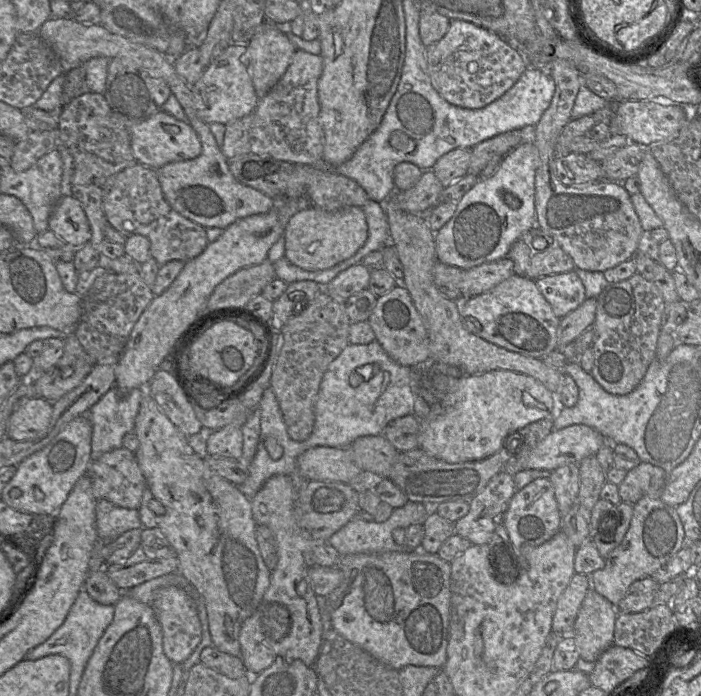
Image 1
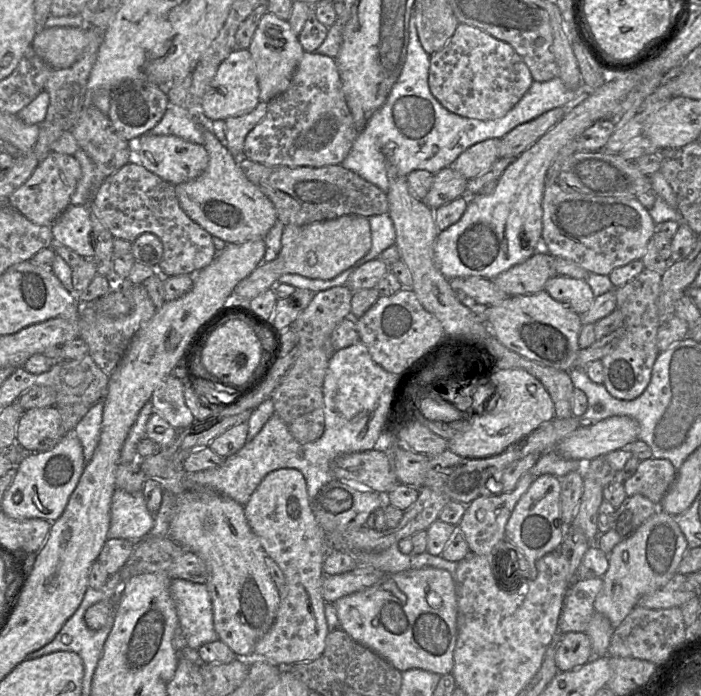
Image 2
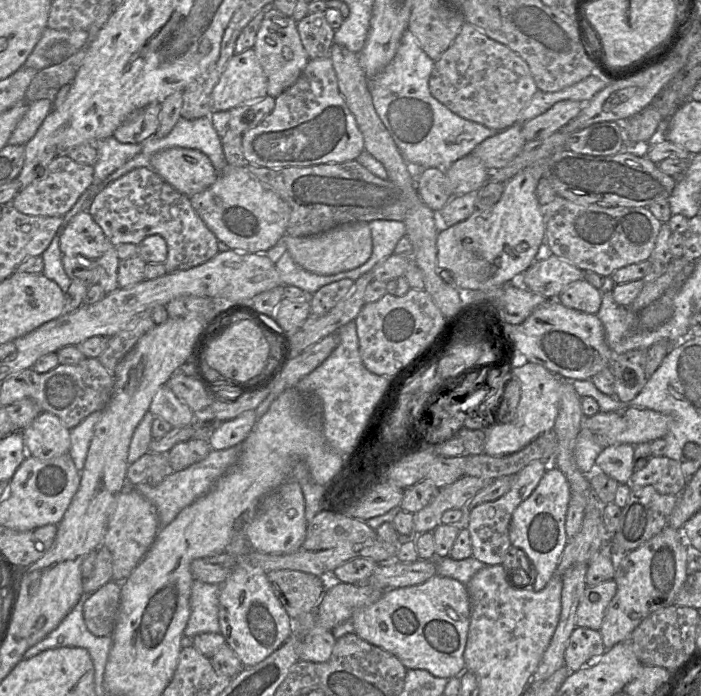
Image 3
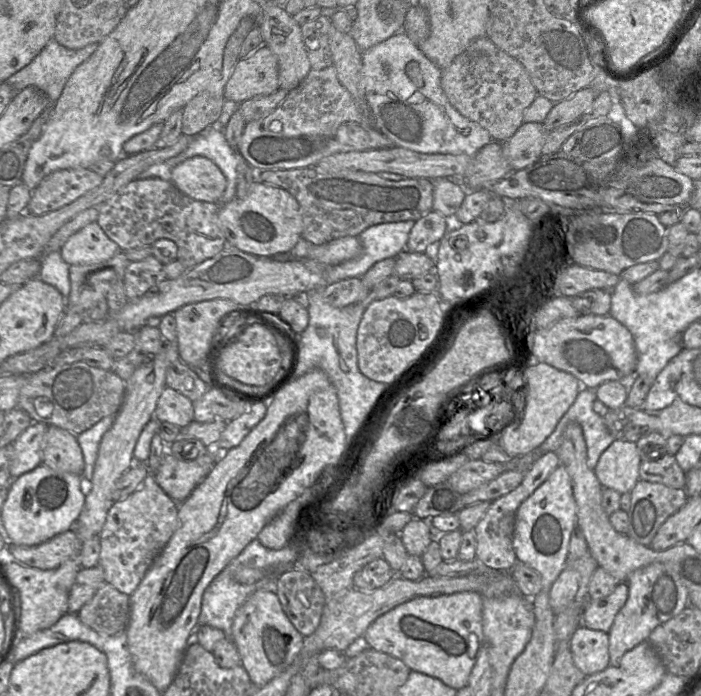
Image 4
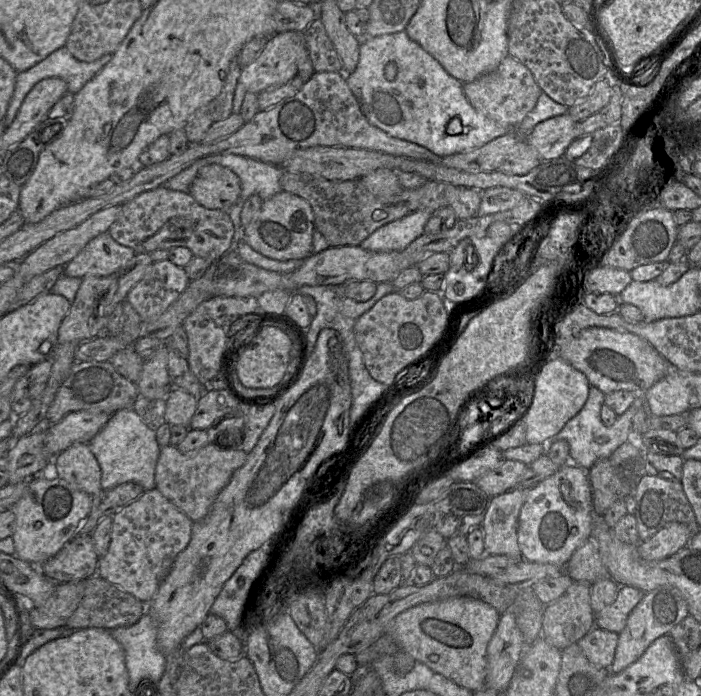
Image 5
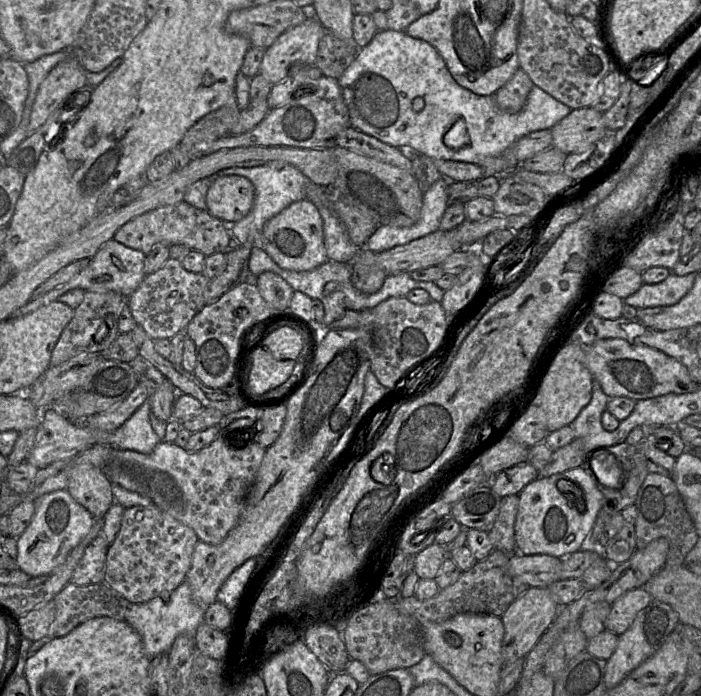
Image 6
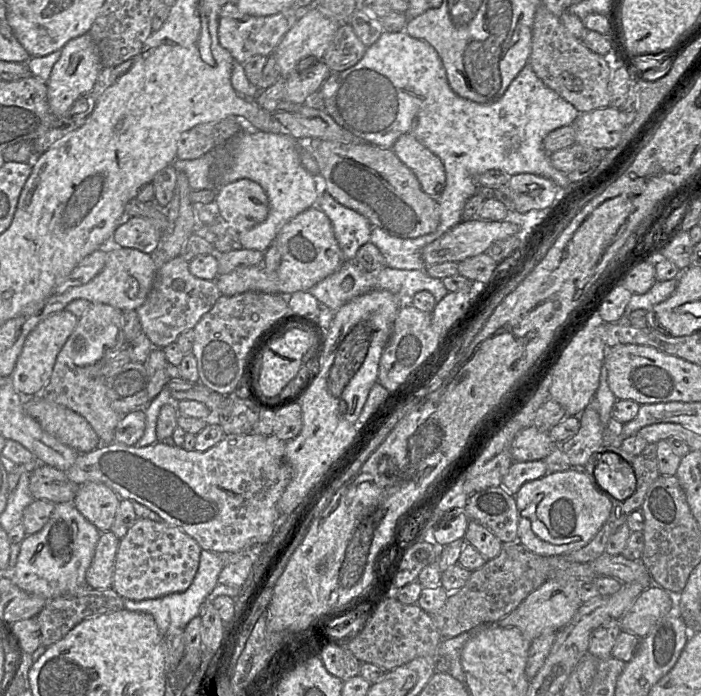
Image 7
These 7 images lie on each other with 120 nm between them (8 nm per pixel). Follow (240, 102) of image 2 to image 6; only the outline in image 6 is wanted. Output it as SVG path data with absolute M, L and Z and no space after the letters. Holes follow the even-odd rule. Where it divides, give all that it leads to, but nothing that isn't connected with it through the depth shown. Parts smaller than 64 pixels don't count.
M316 18L285 31L265 49L259 74L274 85L289 76L291 66L314 65L324 33L325 28Z

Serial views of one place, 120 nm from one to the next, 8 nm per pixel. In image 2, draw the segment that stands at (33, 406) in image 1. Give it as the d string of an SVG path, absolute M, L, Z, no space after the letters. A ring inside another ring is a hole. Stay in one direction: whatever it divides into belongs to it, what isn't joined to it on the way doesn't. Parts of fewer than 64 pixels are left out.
M56 407L24 411L16 429L15 442L27 453L52 449L65 435Z

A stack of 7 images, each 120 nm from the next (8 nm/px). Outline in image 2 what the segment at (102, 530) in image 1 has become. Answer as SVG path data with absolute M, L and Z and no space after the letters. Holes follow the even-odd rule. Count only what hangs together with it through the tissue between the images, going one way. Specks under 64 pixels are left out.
M116 489L111 501L111 520L107 538L139 541L154 526L154 515L149 512L143 492L128 493Z

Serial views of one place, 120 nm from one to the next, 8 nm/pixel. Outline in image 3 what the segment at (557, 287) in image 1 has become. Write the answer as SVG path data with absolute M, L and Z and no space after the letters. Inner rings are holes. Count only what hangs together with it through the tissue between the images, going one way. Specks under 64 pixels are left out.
M582 279L567 285L557 300L567 308L596 315L601 306L602 296L600 290Z

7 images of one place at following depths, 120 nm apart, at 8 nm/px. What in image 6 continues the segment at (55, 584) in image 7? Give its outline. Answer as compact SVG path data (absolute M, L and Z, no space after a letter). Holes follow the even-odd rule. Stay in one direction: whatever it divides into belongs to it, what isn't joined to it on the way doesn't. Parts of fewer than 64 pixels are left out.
M67 489L45 494L34 503L35 513L28 527L17 538L16 562L30 577L47 574L62 564L88 534L94 522L92 514L76 502Z

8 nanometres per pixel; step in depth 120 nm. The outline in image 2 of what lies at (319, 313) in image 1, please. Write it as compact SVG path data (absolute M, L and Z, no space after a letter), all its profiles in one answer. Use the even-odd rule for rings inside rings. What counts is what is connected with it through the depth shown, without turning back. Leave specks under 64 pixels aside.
M347 285L335 286L314 294L309 305L291 323L289 328L298 336L296 359L282 382L272 393L275 413L285 423L292 436L300 443L319 439L324 432L323 381L329 361L335 350L331 335L345 318L351 317L354 291Z

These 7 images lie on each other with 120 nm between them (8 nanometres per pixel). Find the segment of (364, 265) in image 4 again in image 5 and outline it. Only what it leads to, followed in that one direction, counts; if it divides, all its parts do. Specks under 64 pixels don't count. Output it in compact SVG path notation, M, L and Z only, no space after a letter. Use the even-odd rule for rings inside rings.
M418 210L389 222L375 230L359 246L376 252L402 251L424 234L425 225L433 212Z

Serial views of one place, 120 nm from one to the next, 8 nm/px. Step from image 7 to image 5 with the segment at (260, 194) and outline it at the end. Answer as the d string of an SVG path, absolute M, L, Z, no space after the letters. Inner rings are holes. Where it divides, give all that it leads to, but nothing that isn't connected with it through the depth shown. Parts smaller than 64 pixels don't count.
M210 164L199 170L191 185L190 194L203 207L223 210L229 214L229 210L240 199L241 191L241 180L237 174L219 164Z

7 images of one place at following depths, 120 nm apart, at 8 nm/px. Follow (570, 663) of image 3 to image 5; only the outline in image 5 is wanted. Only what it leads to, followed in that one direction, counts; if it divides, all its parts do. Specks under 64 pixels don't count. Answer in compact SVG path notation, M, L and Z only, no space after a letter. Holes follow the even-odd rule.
M594 627L577 645L585 657L597 667L610 668L618 643L618 634Z

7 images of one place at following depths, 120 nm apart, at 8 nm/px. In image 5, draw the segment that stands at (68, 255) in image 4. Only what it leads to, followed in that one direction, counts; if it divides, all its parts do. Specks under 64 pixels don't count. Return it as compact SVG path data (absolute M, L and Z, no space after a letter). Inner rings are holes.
M109 232L93 238L83 250L66 264L64 274L82 278L86 275L108 276L130 262L136 252L116 242Z

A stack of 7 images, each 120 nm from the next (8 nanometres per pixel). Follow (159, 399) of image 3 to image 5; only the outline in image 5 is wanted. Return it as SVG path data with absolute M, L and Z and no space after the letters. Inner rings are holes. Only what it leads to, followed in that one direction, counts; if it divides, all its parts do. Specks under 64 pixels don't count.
M172 388L163 402L163 418L170 425L190 428L190 421L196 411L198 399L189 392Z

